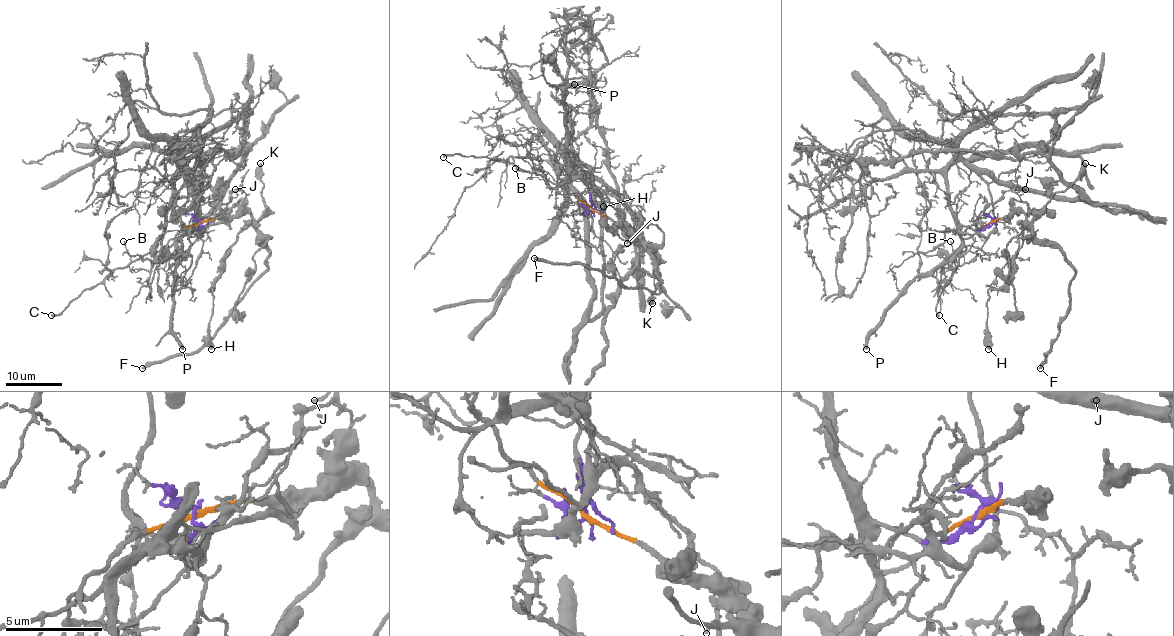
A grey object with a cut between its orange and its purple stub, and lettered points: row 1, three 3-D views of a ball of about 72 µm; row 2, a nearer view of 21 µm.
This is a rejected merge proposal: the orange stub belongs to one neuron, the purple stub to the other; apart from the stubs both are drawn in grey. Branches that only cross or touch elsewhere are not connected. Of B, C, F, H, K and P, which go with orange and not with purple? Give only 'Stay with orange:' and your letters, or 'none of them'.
Stay with orange: F, H, K

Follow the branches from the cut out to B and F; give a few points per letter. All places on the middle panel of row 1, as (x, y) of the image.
B: (591, 208), (587, 180), (569, 177), (562, 183), (554, 183), (516, 168)
F: (591, 208), (626, 226), (643, 243), (653, 256), (659, 292), (628, 288), (580, 263), (534, 257)

